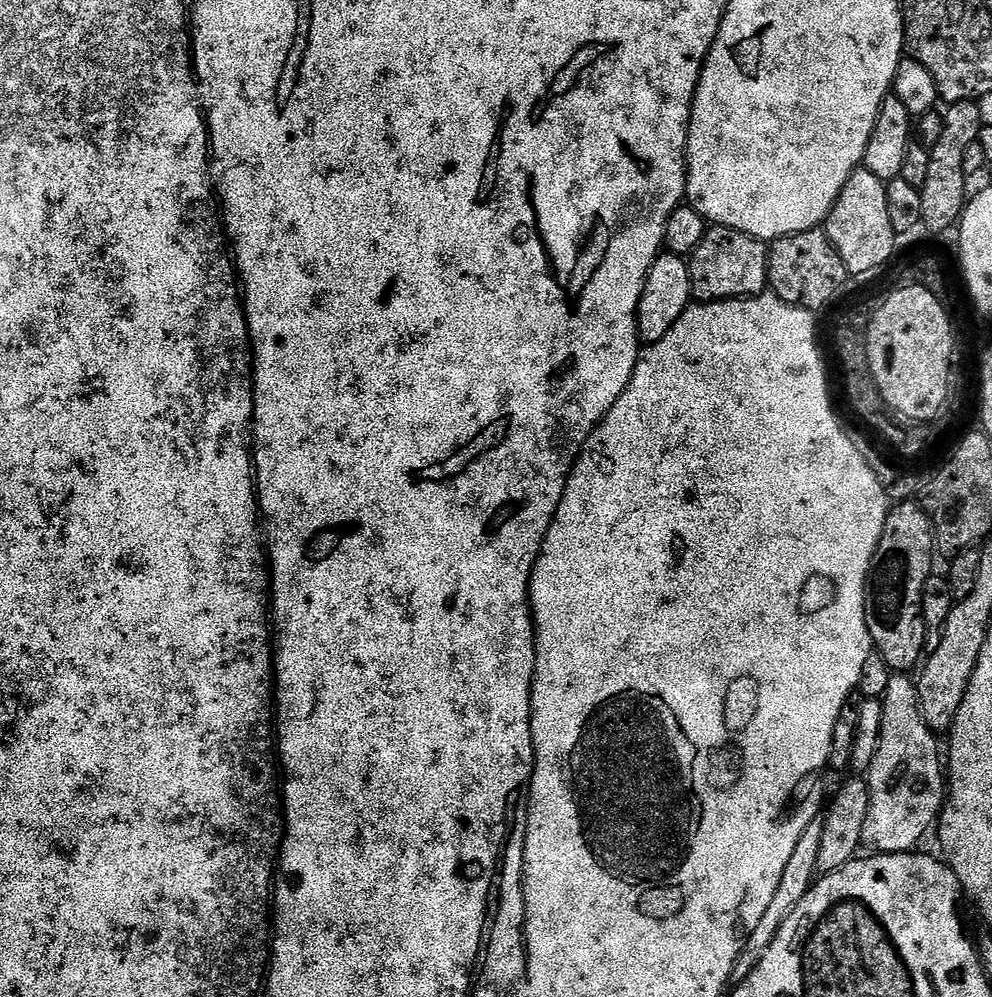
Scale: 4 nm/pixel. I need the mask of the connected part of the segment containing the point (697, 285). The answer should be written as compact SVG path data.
M721 224L709 227L702 242L687 257L692 298L696 302L734 300L761 295L768 288L768 249L763 240L755 240L742 230Z

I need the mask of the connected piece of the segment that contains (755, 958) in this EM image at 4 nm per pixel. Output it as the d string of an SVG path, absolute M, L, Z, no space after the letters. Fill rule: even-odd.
M817 818L810 822L810 826L806 826L806 830L802 830L802 838L798 838L798 846L794 846L794 854L790 854L790 862L786 862L786 870L782 870L782 882L778 882L778 890L774 890L774 899L770 902L770 907L766 909L766 914L762 914L758 926L754 926L754 930L748 935L734 962L733 981L745 980L750 970L754 970L758 962L762 962L762 954L766 954L766 950L770 950L770 942L778 938L778 930L782 930L786 918L794 914L794 906L798 906L798 902L802 902L802 898L806 898L806 894L812 889L818 876L816 867L818 866L818 849L822 843L823 825L823 819Z

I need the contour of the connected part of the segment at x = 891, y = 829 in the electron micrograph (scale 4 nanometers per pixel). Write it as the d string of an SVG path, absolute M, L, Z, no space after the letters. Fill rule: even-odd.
M894 674L882 701L878 754L874 754L874 762L866 773L870 810L866 826L862 826L864 844L876 854L913 851L931 828L933 831L946 799L942 748L936 745L937 737L922 714L916 685L911 675Z

